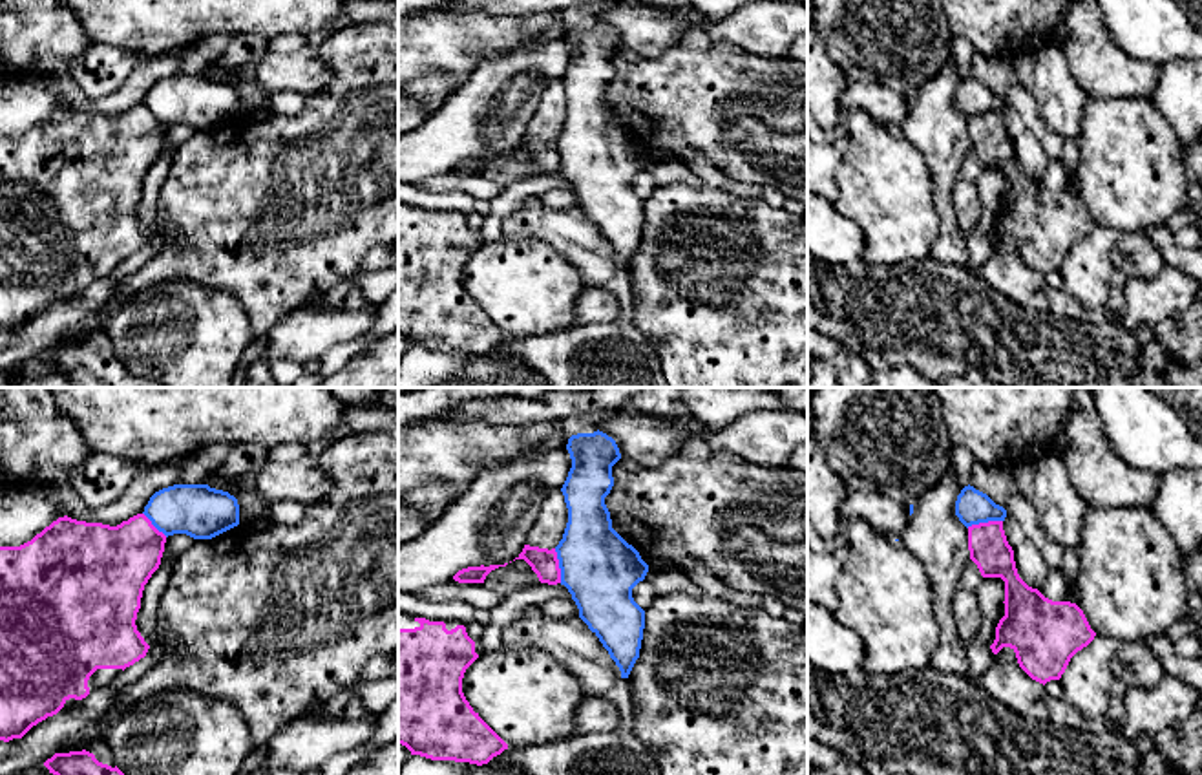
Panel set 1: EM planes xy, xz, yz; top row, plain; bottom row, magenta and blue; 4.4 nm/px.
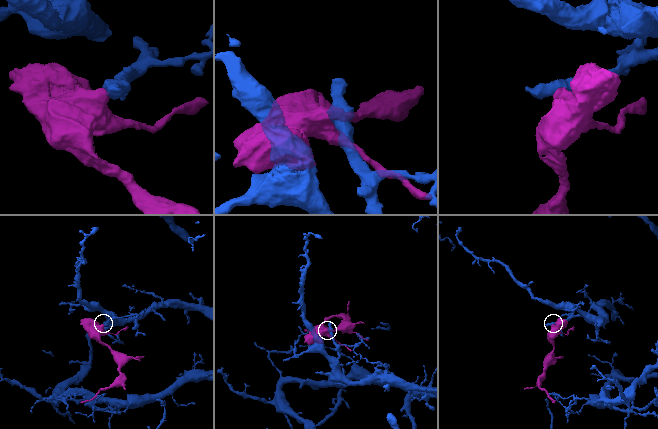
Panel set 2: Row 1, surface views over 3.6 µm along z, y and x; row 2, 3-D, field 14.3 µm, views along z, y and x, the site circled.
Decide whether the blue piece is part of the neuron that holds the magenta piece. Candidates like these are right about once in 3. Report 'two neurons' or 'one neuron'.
two neurons

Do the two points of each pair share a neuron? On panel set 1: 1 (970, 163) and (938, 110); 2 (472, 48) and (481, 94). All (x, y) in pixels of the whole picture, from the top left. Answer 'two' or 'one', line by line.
1: two
2: two

